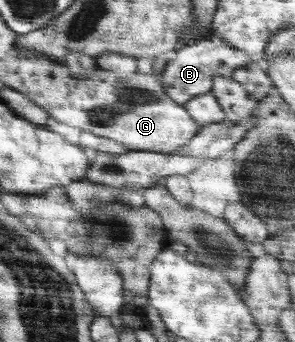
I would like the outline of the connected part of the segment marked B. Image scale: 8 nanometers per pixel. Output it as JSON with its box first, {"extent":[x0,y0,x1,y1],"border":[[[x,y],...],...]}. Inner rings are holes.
{"extent":[160,33,268,106],"border":[[[210,33],[206,38],[178,50],[175,58],[167,63],[160,82],[164,86],[166,93],[175,102],[184,106],[193,96],[209,92],[214,76],[229,78],[236,68],[241,68],[252,61],[258,62],[263,70],[268,70],[268,60],[265,57],[255,60],[252,54],[237,50],[227,41]]]}

